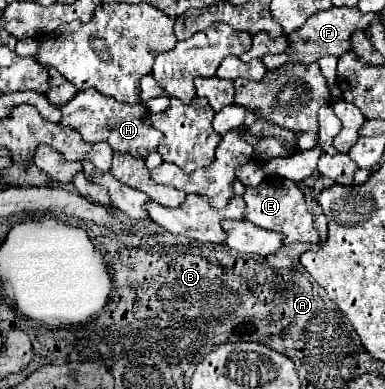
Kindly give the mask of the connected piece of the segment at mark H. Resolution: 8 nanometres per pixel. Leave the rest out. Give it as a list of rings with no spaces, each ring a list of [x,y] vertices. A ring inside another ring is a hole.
[[[84,89],[84,91],[78,91],[66,105],[62,105],[60,111],[62,111],[60,123],[70,125],[72,129],[78,129],[78,133],[82,133],[82,139],[86,143],[104,141],[114,151],[130,153],[132,157],[140,157],[140,159],[156,151],[158,145],[162,143],[162,133],[152,127],[150,113],[142,103],[126,105],[126,103],[118,103],[116,99],[104,97],[96,89]]]

